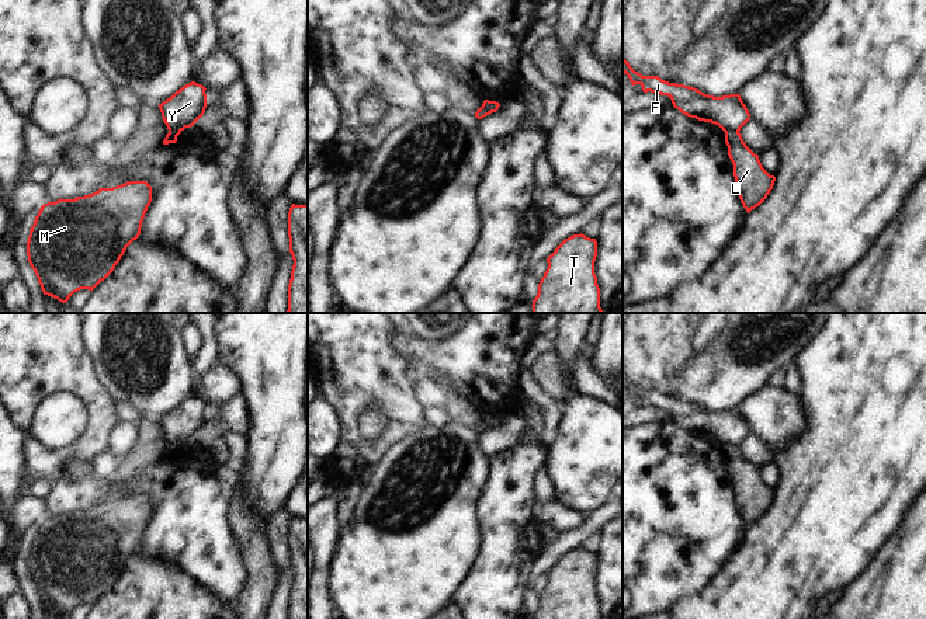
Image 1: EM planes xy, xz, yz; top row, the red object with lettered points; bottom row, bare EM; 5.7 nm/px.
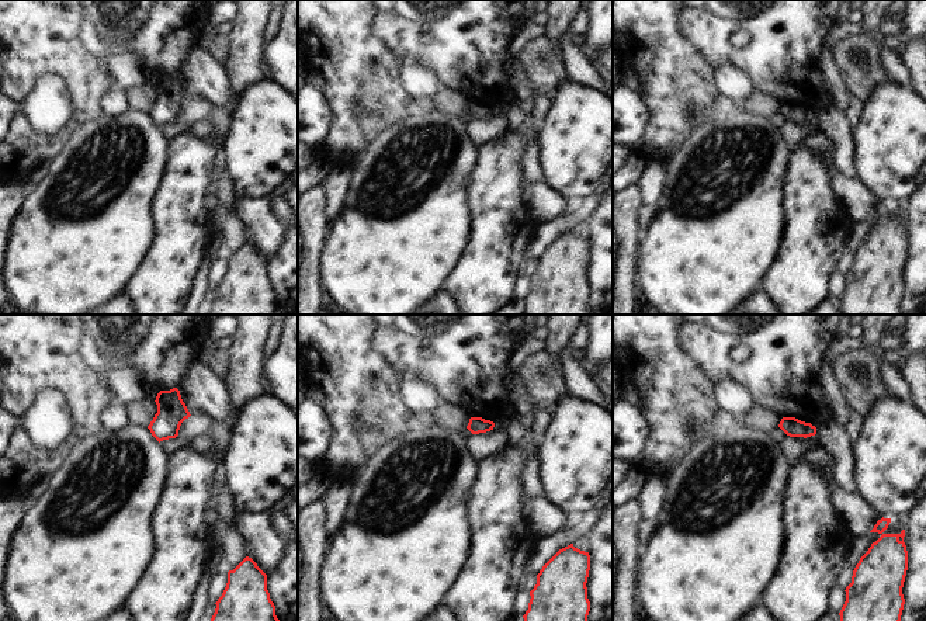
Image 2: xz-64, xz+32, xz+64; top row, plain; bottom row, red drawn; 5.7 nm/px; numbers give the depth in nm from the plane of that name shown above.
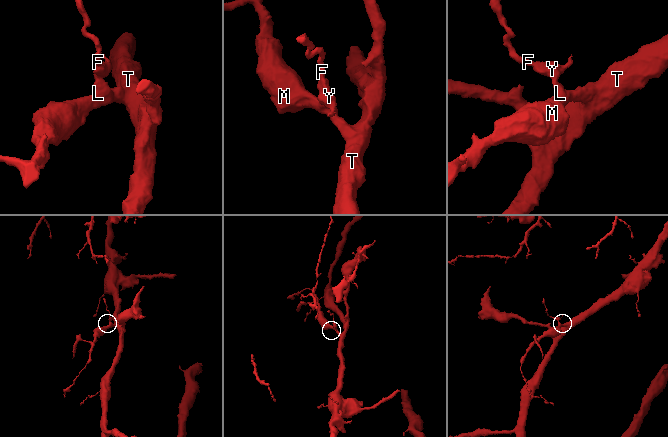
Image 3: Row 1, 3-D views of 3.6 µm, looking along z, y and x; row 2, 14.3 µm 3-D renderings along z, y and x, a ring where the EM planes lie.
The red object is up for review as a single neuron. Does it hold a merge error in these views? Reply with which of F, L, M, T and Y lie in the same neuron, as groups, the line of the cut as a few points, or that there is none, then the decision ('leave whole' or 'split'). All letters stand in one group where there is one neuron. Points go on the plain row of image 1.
groups F Y / L M T; cut xz (485, 414), (484, 420), (489, 427); split

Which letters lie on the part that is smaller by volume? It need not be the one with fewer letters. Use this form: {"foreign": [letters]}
{"foreign": ["F", "Y"]}

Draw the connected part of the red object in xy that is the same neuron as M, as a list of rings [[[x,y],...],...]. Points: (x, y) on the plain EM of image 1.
[[[129,495],[112,502],[44,518],[31,540],[27,570],[44,609],[62,618],[80,605],[93,605],[119,577],[126,561],[139,552],[142,536],[152,517],[146,495]]]

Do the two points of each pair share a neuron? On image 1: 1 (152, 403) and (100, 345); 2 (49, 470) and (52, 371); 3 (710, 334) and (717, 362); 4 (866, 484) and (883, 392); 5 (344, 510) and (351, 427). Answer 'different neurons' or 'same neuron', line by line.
1: same neuron
2: same neuron
3: different neurons
4: same neuron
5: different neurons

